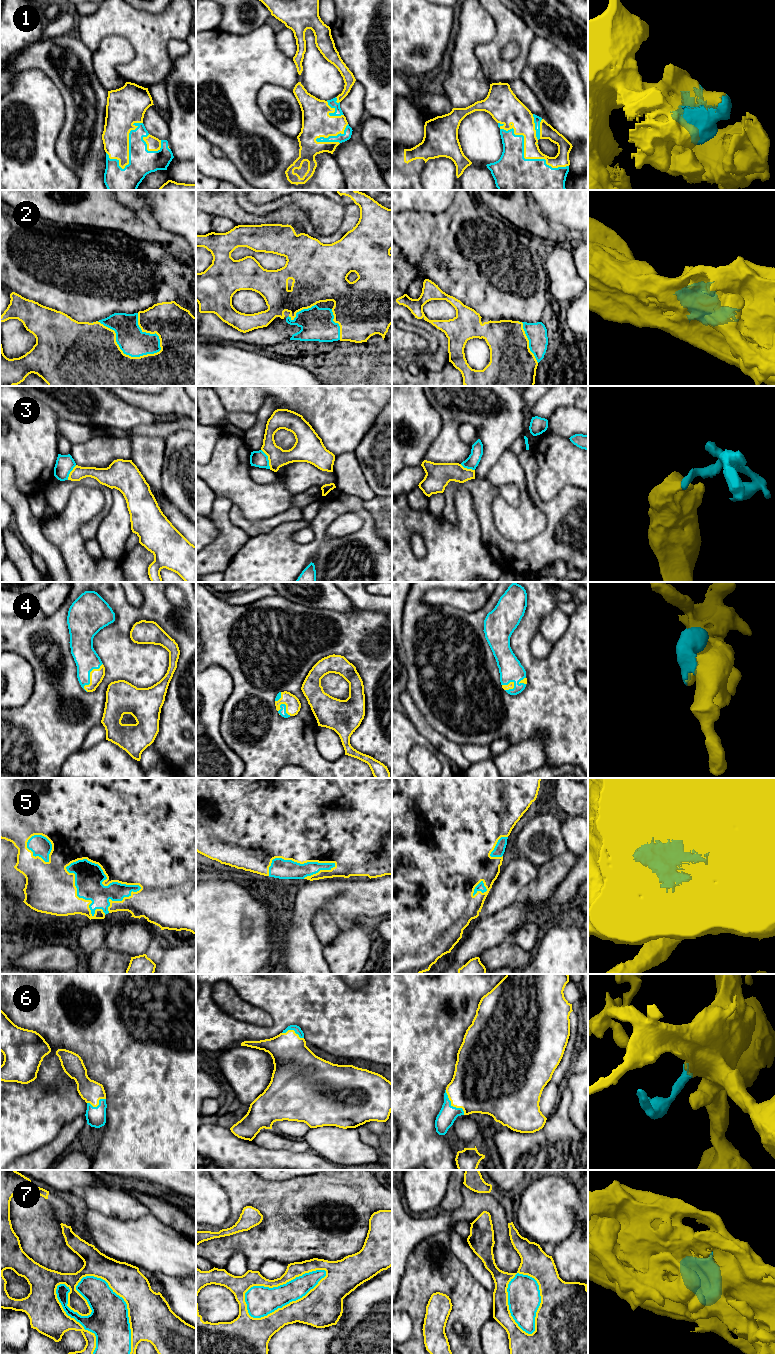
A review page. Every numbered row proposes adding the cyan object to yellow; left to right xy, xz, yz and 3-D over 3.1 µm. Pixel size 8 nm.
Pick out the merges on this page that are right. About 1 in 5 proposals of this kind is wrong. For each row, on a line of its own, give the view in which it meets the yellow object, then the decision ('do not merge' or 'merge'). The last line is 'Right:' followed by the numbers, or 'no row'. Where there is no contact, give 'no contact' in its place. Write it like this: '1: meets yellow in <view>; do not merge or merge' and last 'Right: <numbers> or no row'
1: meets yellow in yz; merge
2: meets yellow in xy; merge
3: meets yellow in xz; do not merge
4: meets yellow in xy; merge
5: meets yellow in xy; merge
6: meets yellow in yz; merge
7: meets yellow in xy; do not merge
Right: 1, 2, 4, 5, 6

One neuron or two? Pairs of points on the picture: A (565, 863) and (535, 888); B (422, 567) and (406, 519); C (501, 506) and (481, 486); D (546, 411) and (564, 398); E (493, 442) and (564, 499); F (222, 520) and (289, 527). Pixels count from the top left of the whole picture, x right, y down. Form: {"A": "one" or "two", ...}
{"A": "one", "B": "one", "C": "two", "D": "one", "E": "two", "F": "two"}

